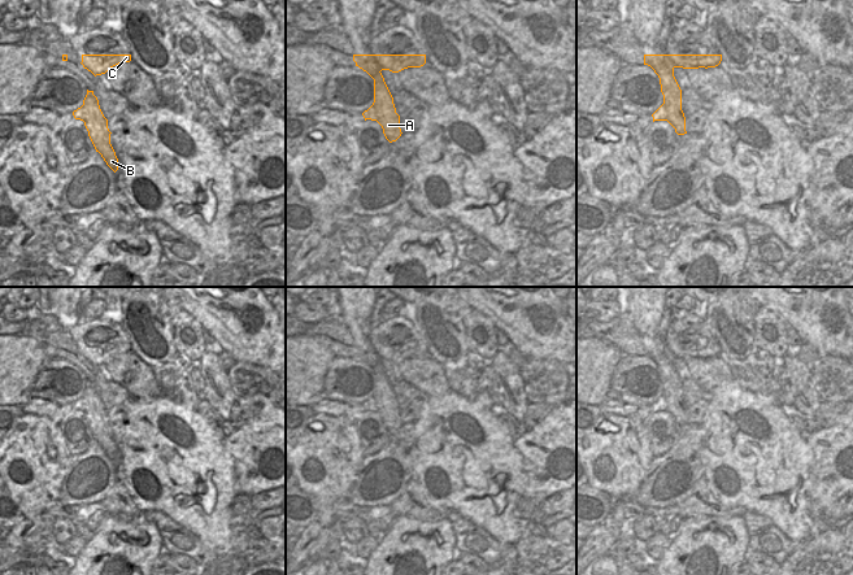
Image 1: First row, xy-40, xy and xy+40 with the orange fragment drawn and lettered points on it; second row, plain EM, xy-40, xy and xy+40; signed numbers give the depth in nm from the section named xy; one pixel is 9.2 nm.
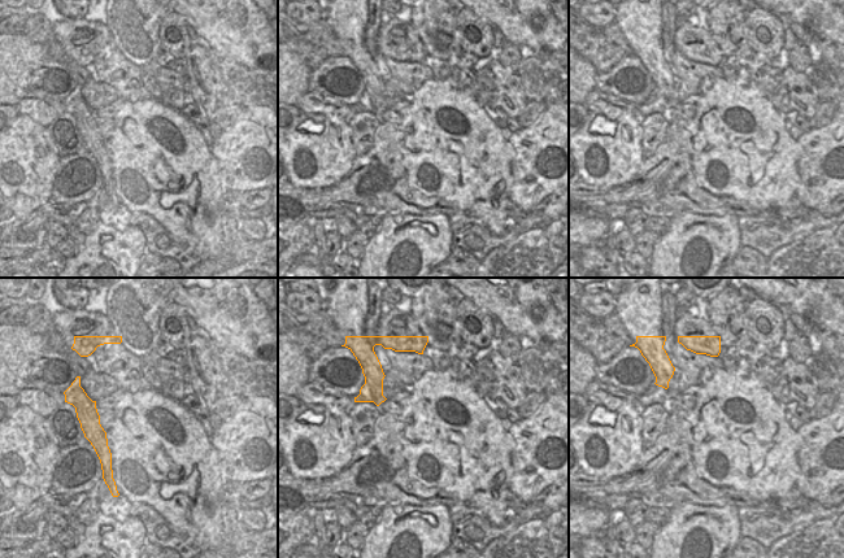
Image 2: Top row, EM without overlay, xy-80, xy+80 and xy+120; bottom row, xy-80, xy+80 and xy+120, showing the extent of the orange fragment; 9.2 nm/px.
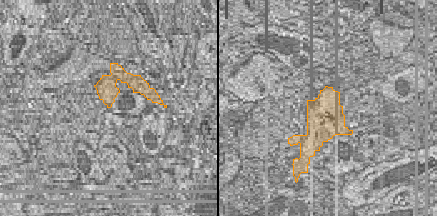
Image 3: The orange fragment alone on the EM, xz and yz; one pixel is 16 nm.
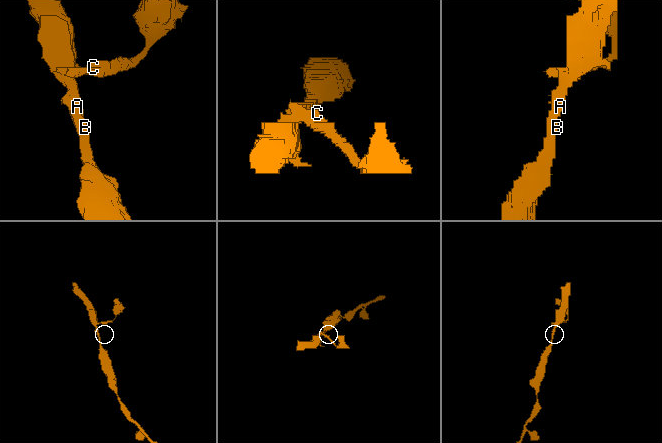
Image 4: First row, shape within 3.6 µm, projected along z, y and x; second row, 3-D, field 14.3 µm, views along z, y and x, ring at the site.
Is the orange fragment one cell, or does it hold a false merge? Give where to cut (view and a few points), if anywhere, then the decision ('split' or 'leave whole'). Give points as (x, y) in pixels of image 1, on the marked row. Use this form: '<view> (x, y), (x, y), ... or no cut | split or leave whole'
xy (373, 55), (381, 70) | split

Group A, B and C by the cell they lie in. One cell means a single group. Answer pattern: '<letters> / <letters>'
A B / C

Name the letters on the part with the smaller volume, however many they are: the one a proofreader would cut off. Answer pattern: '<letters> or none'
C

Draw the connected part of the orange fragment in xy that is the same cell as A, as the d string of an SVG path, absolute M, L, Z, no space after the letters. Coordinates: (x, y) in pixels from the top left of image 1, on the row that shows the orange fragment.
M353 55L353 61L374 79L374 103L362 113L365 121L377 121L382 126L386 139L389 143L396 141L402 134L400 116L396 113L393 97L379 65L374 61L374 55Z

